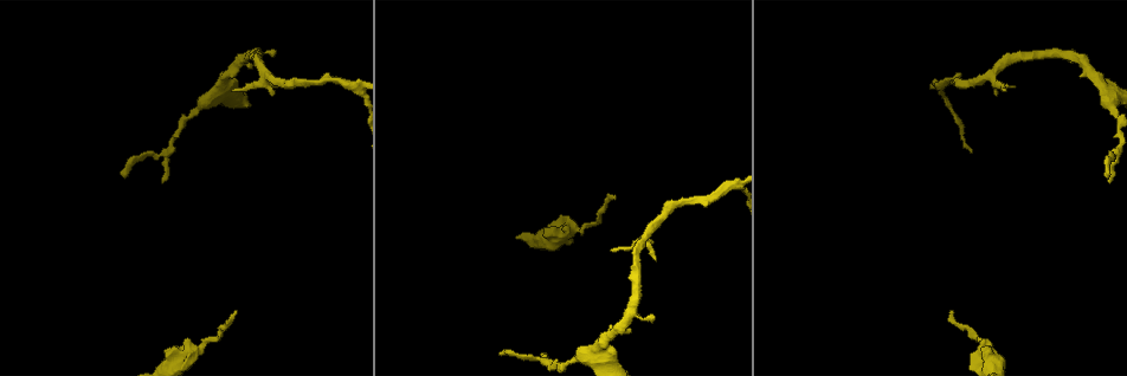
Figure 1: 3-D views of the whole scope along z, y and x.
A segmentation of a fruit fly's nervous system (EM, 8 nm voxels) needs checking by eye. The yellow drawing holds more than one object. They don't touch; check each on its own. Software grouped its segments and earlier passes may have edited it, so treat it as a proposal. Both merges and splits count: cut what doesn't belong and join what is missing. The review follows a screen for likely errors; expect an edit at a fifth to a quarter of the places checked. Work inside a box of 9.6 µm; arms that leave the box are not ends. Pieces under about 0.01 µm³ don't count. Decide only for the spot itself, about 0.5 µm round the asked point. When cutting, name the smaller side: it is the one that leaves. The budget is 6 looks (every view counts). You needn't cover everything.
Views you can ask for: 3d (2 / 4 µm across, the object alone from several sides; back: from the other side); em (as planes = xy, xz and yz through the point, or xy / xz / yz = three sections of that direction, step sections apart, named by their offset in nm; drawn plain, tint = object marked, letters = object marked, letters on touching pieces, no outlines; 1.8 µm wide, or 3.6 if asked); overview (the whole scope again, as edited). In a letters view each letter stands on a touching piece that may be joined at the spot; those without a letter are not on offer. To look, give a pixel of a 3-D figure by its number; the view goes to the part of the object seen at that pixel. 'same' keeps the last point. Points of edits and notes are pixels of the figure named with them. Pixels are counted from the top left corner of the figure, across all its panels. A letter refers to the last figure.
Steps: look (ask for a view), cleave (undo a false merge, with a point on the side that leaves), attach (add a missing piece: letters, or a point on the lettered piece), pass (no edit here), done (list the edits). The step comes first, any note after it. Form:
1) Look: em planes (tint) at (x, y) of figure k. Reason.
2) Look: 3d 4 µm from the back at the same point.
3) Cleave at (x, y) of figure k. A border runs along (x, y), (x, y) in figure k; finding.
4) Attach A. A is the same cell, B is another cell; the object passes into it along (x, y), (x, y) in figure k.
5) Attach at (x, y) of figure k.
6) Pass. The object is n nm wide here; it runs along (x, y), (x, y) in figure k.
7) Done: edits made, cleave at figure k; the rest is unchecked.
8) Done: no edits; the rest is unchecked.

Look: 3d 2 µm at (235, 313) of figure 1. Free end.

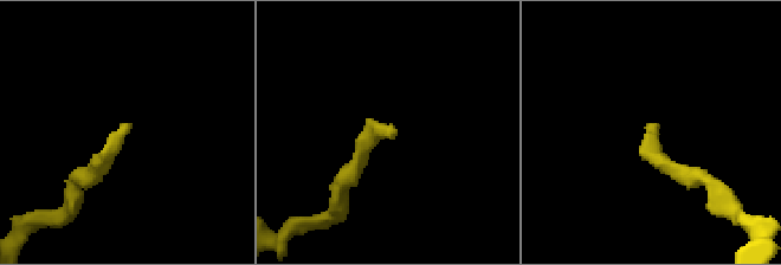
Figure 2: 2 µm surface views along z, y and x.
Look: em planes (tint) at (128, 123) of figure 2.

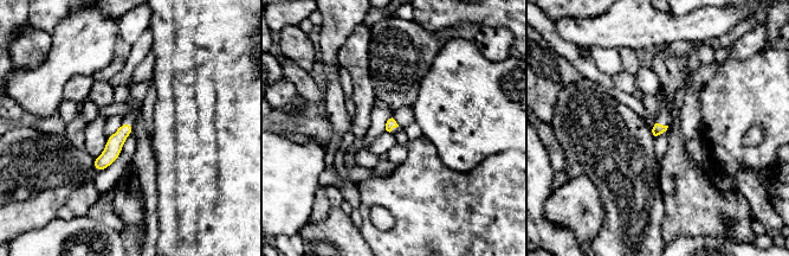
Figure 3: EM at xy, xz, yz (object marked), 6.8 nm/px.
Look: em planes (letters) at the same point.

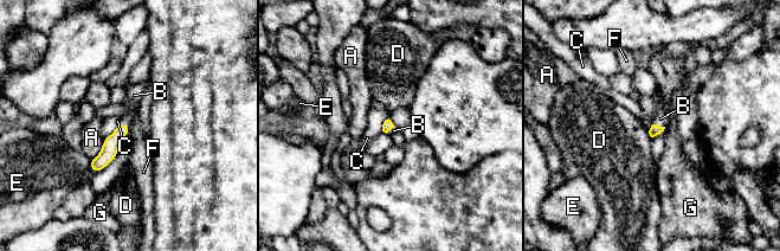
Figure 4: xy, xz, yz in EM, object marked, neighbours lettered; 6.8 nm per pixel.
Attach B. B is the same cell, A, C, D, E, F and G are other cells; the object passes into it along (655, 129), (658, 126), (661, 118) in figure 4; it goes on there.

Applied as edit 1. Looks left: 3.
Look: em yz step 4 (tint) at (186, 353) of figure 1. Sharp bend.

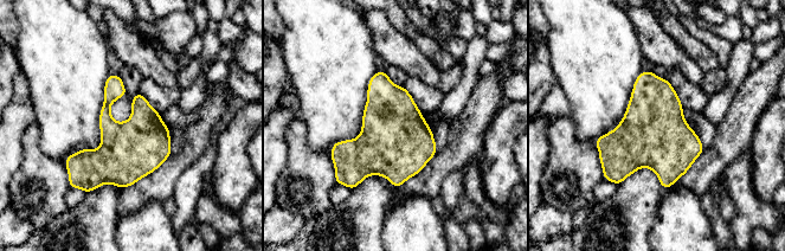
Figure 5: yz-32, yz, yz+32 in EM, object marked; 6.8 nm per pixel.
Look: em planes (letters) at the same point. Another direction.

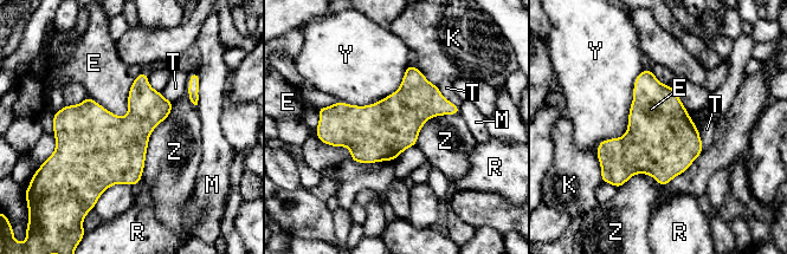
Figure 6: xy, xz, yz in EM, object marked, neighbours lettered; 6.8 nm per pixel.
Pass. The object is 380 nm wide here; E, K, M, R, T, Y and Z are other cells; a border runs along (142, 71), (124, 116), (88, 97) in figure 6; one cell here.

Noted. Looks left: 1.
Done: edits made, attach at figure 4; the rest is unchecked.

